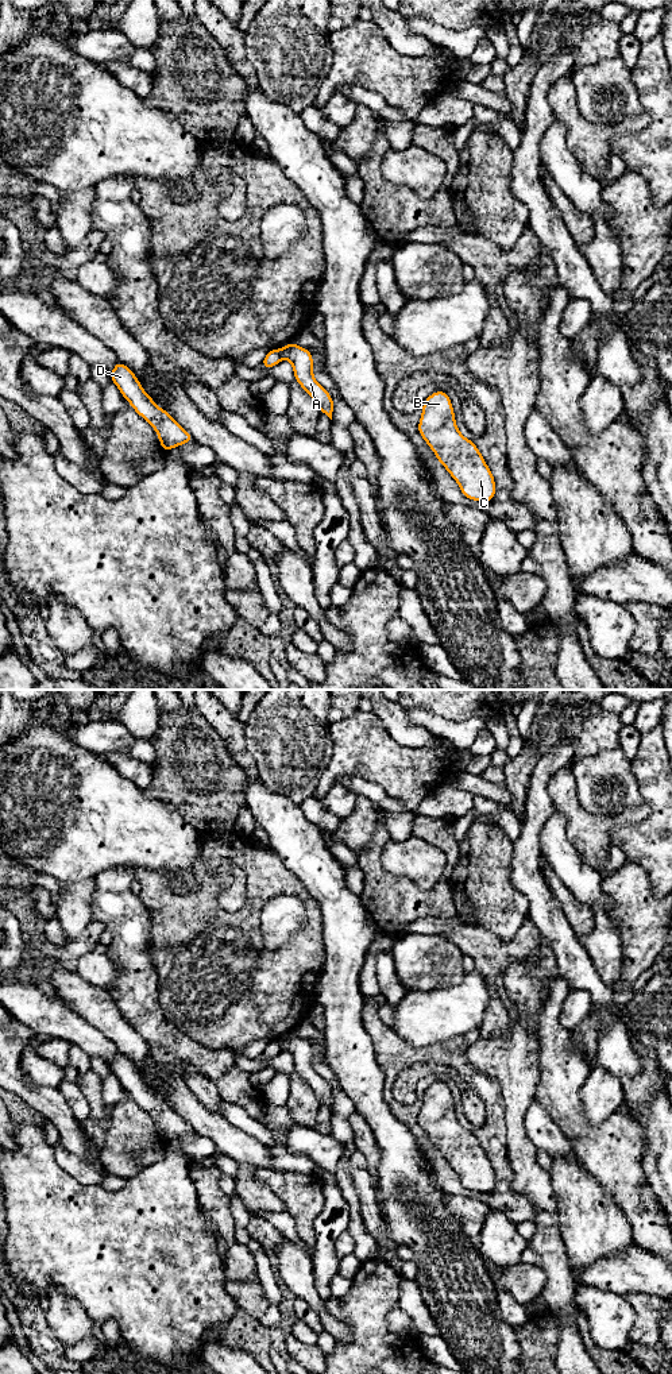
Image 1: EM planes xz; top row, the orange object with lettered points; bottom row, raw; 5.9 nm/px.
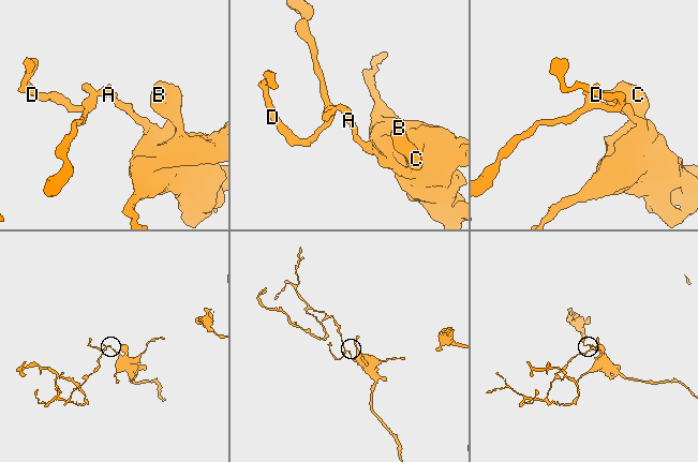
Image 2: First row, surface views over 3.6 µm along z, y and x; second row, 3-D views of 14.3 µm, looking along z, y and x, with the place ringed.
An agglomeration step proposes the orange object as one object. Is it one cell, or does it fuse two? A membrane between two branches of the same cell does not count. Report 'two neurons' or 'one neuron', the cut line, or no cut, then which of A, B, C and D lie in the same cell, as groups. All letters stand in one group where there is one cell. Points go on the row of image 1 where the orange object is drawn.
two neurons; cut xz (278, 350), (282, 358); groups A B C / D

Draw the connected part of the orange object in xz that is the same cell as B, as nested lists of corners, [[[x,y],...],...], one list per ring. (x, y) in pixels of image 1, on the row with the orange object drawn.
[[[445,391],[430,394],[422,408],[418,432],[432,448],[464,497],[472,501],[491,501],[495,482],[478,447],[457,429],[453,406]]]

